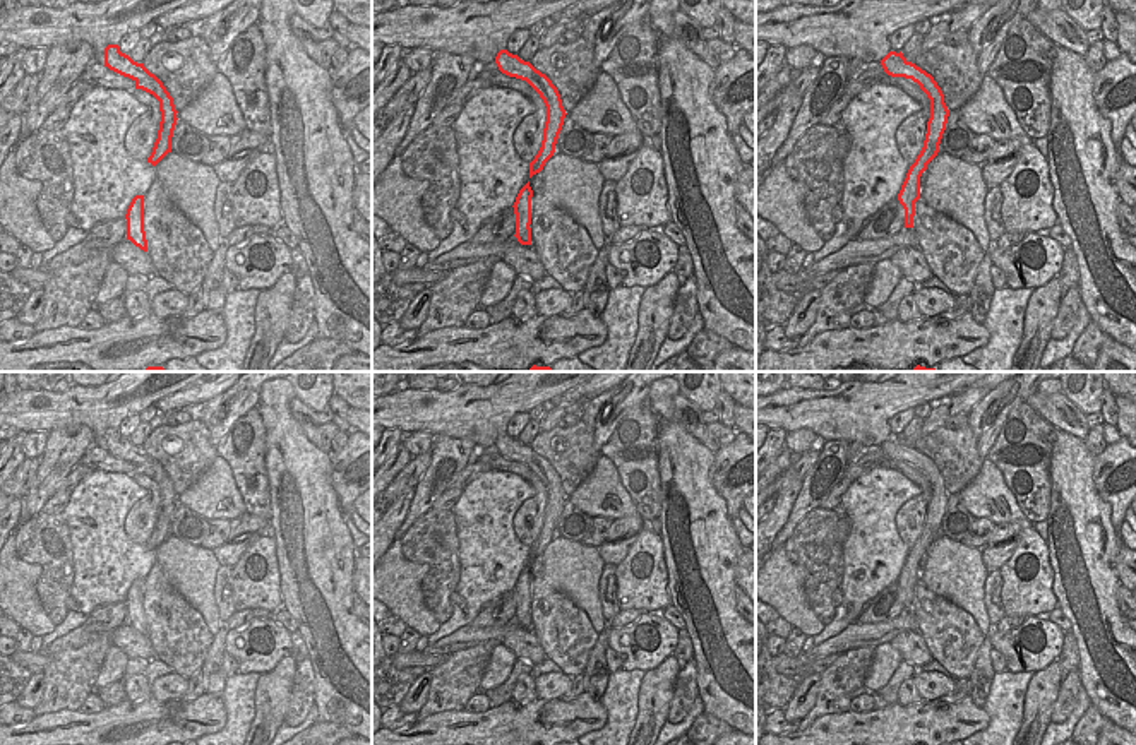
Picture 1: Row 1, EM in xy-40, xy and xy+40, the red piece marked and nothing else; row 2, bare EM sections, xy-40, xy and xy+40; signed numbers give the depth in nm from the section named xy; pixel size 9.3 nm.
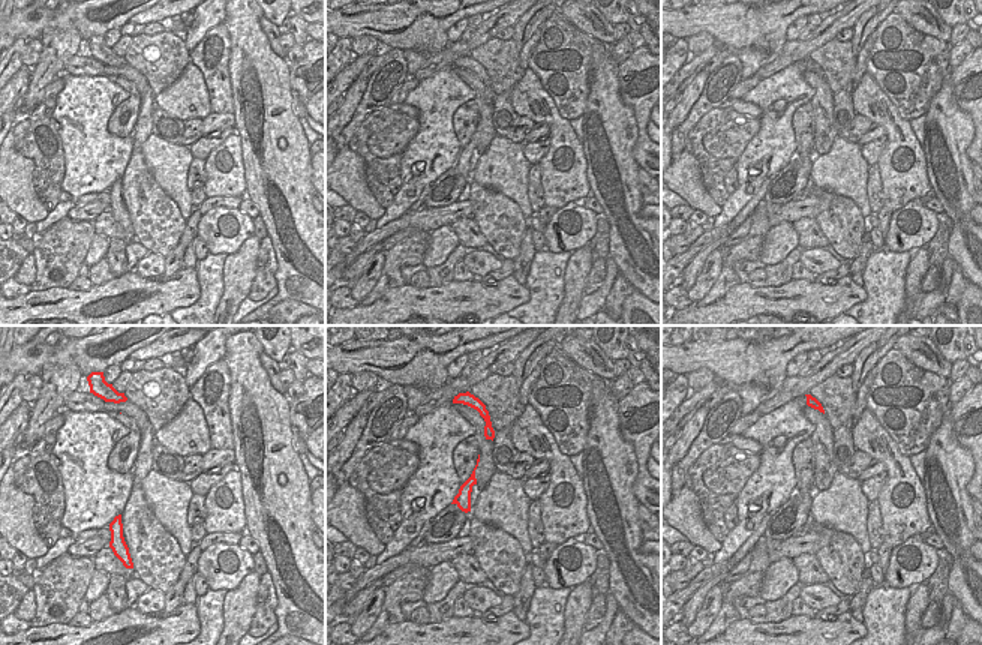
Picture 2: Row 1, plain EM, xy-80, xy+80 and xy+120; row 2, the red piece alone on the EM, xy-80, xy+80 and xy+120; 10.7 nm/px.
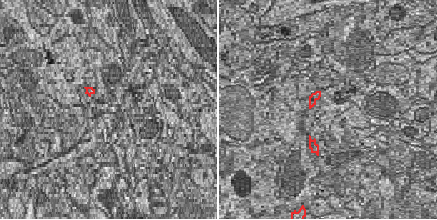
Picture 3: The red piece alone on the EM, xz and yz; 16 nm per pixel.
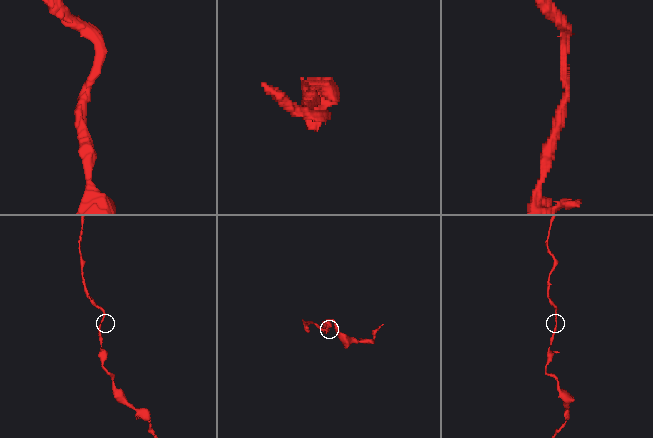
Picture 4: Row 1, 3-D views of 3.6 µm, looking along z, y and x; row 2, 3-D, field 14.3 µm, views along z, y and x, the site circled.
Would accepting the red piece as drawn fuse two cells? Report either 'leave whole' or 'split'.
leave whole

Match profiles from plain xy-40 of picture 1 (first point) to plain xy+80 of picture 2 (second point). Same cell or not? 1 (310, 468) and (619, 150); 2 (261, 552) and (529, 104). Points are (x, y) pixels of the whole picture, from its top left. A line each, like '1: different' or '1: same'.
1: same
2: same

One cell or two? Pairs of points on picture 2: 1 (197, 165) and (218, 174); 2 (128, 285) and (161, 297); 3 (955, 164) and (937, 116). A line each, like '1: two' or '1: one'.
1: two
2: one
3: one

